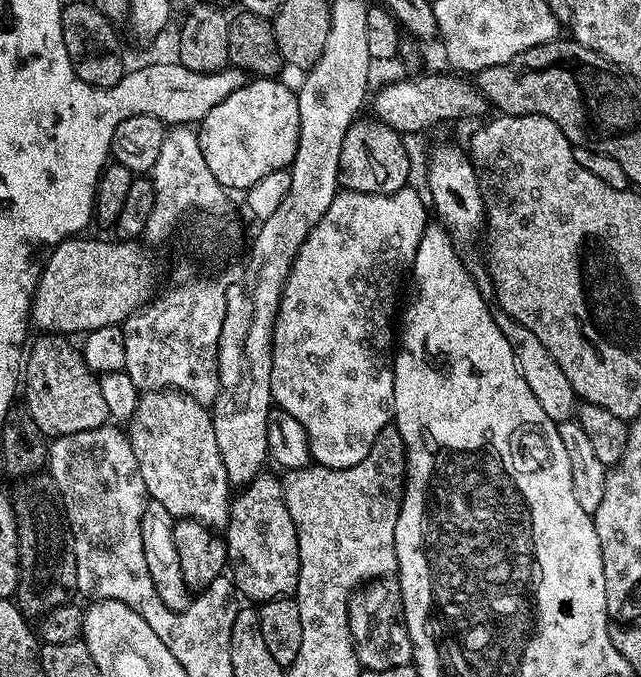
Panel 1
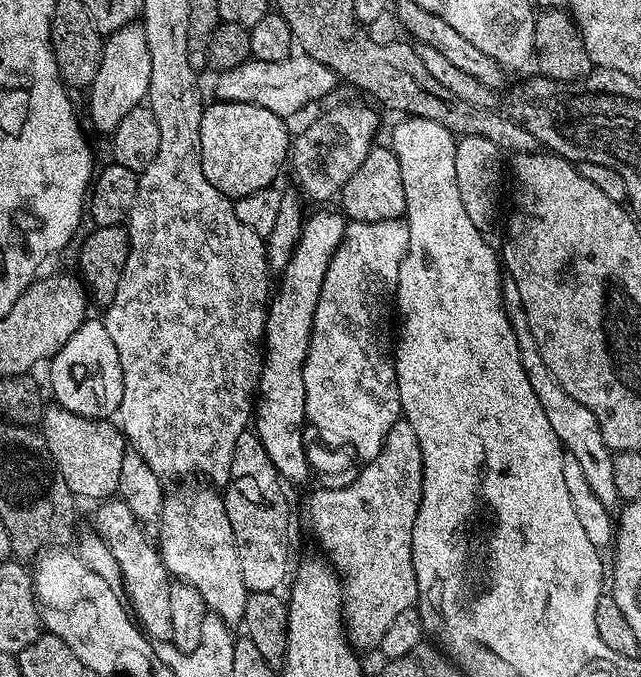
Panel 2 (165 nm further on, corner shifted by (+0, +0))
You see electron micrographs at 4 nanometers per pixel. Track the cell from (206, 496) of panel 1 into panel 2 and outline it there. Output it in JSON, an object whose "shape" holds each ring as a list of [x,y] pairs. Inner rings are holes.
{"shape":[[[207,487],[200,488],[197,492],[180,492],[177,496],[169,495],[165,499],[158,525],[158,532],[160,532],[158,547],[169,577],[194,586],[194,590],[202,594],[211,615],[222,617],[225,624],[229,626],[236,626],[244,619],[249,591],[246,582],[242,582],[242,562],[238,562],[238,546],[234,542],[234,530],[226,514],[224,497],[215,487]]]}

